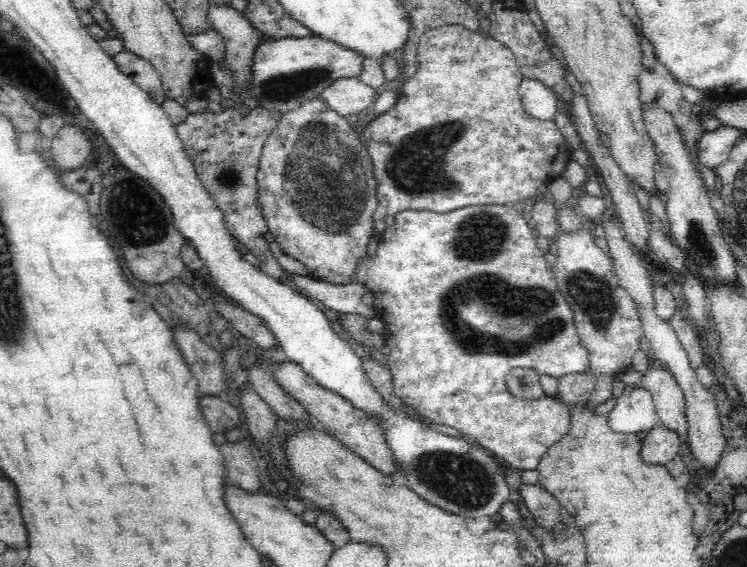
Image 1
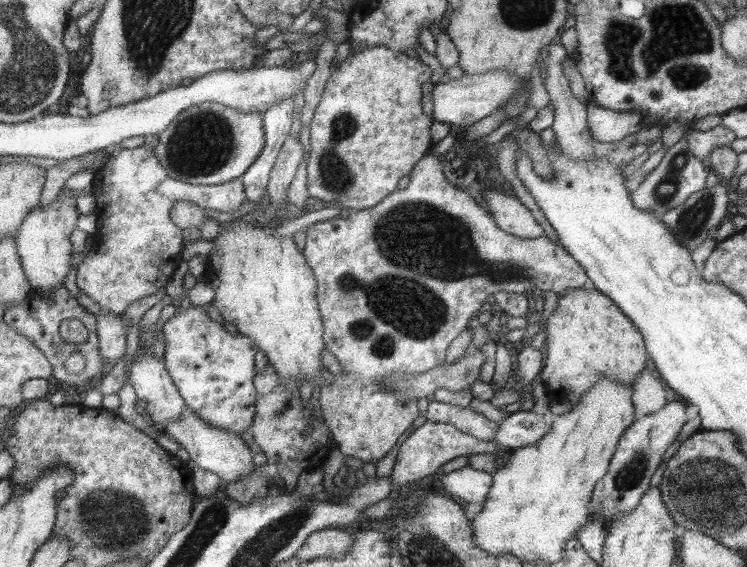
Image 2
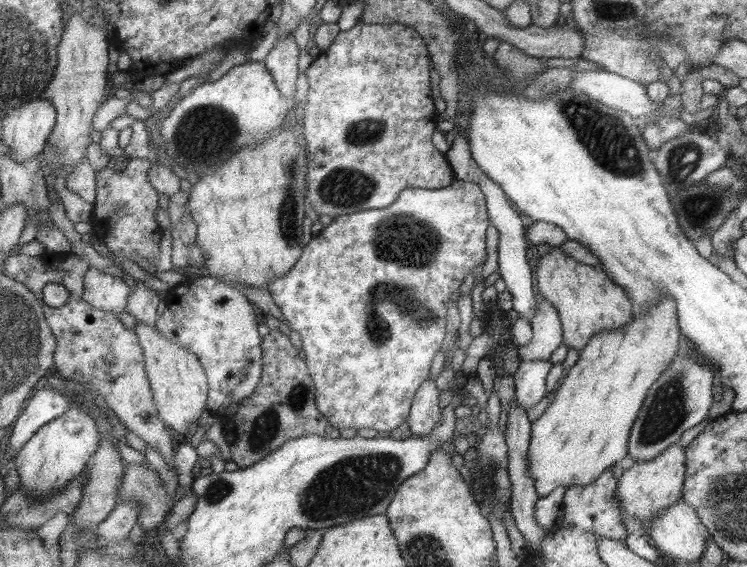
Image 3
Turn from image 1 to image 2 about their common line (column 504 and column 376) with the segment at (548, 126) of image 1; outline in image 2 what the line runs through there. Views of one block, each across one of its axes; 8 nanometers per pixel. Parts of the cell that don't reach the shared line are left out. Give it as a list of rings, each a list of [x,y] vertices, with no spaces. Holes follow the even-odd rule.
[[[382,44],[368,48],[359,54],[350,54],[337,69],[332,69],[329,74],[329,79],[324,85],[324,90],[319,99],[319,104],[313,111],[313,117],[309,122],[309,150],[305,154],[306,163],[306,192],[309,197],[319,199],[322,202],[329,202],[331,204],[340,204],[340,208],[363,210],[381,203],[386,199],[393,190],[396,190],[397,180],[402,176],[409,175],[413,170],[415,163],[423,158],[431,147],[430,126],[431,119],[429,119],[423,112],[421,112],[421,90],[419,86],[427,80],[430,82],[431,70],[428,66],[419,62],[419,60],[411,59],[401,52],[395,52],[393,49],[385,48]]]

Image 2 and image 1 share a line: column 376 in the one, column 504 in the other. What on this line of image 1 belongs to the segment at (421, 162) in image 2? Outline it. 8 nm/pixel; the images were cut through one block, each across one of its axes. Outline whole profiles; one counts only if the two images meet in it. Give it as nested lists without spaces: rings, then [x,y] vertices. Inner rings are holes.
[[[480,204],[466,206],[454,211],[439,214],[431,211],[406,210],[400,212],[390,223],[378,243],[375,258],[364,257],[352,277],[355,282],[364,282],[374,297],[373,309],[376,316],[385,324],[385,341],[390,347],[390,355],[386,356],[392,373],[393,392],[397,401],[403,401],[417,414],[425,417],[435,426],[445,424],[452,426],[460,434],[468,434],[486,452],[519,470],[538,468],[542,456],[551,445],[556,444],[567,432],[571,431],[571,412],[566,410],[563,401],[552,396],[543,396],[538,400],[516,398],[506,389],[506,375],[513,368],[535,368],[540,374],[548,374],[560,378],[574,372],[584,373],[589,366],[589,353],[581,346],[576,329],[574,329],[573,312],[559,291],[555,281],[555,271],[544,259],[544,251],[536,243],[538,235],[528,216],[514,209],[514,204]]]

